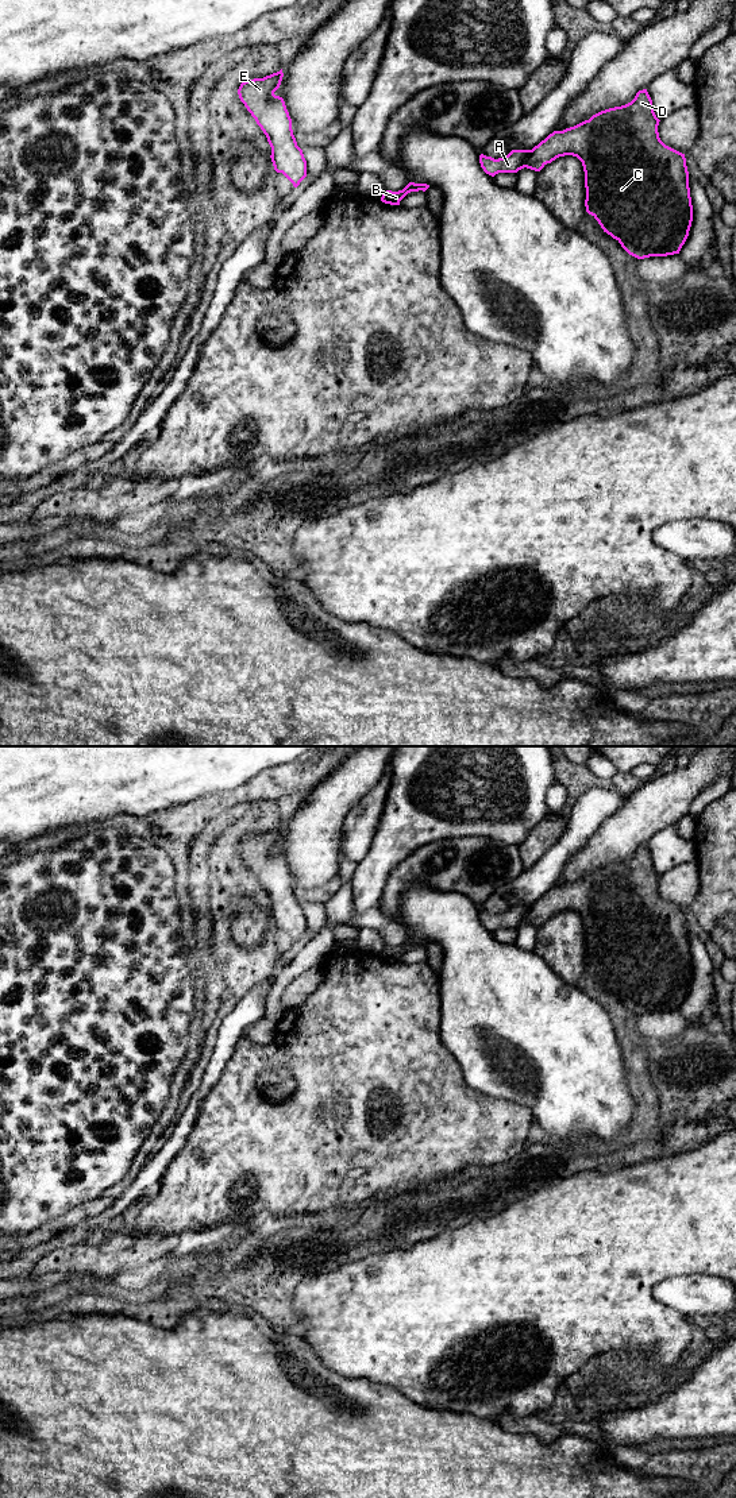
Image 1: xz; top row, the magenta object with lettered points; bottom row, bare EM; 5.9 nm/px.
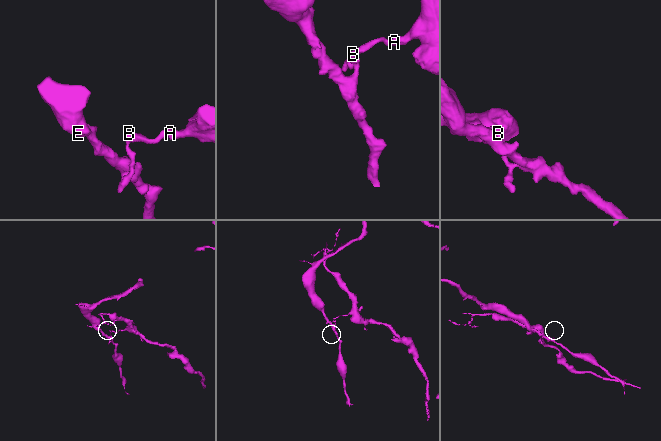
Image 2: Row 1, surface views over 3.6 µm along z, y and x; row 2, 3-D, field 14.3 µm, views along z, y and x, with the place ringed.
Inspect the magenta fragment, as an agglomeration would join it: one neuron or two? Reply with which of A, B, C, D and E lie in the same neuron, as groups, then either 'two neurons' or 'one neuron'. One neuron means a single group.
A B E / C D; two neurons

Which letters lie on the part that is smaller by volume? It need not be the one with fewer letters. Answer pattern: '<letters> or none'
C, D

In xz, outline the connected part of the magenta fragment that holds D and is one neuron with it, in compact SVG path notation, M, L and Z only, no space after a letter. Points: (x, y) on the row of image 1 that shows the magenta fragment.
M647 89L639 90L635 99L625 105L601 111L589 120L563 131L554 131L529 150L521 169L540 171L559 157L577 157L585 171L586 212L598 221L604 232L616 239L629 255L637 259L679 254L693 221L689 171L685 154L660 140L659 121Z

